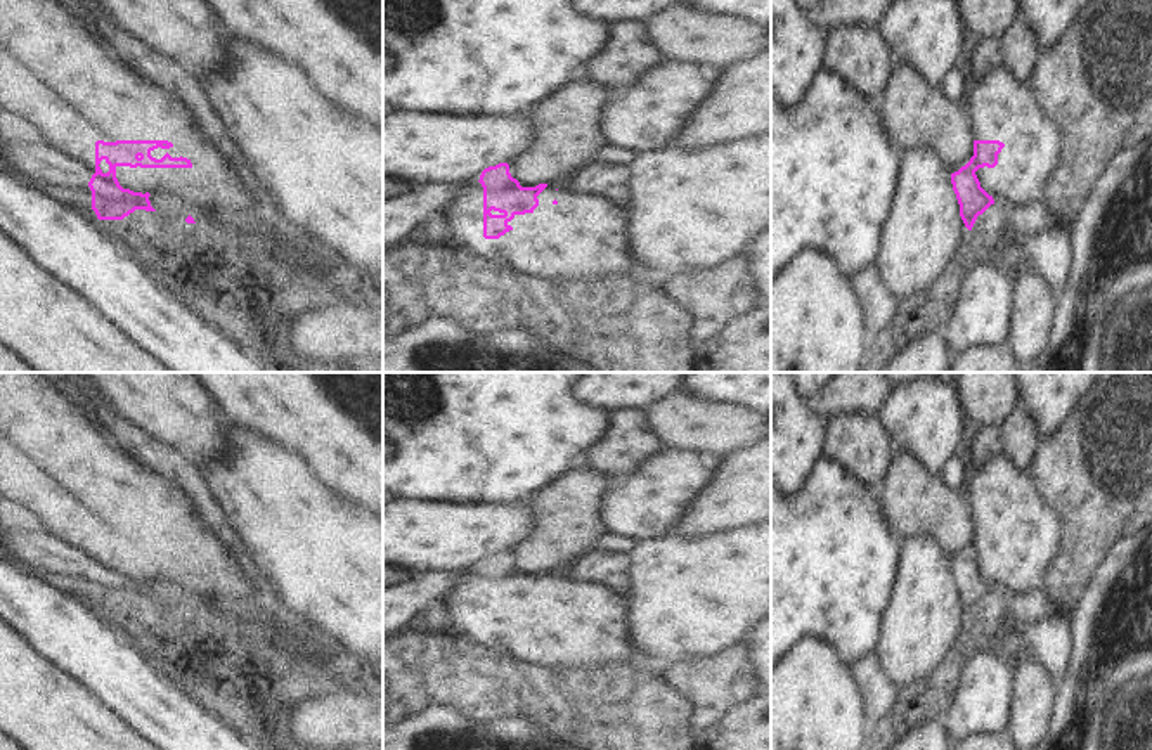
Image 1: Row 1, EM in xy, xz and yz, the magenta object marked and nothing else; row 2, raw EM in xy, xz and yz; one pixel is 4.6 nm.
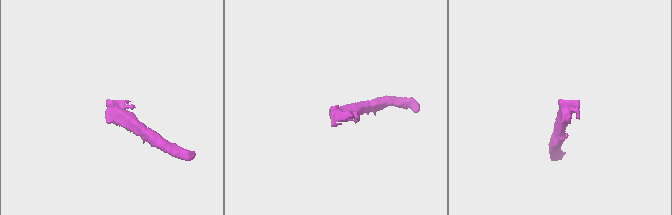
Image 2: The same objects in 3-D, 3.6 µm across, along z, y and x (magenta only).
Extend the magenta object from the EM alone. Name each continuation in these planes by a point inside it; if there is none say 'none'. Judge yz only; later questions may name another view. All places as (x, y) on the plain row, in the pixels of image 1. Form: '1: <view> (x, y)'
none

